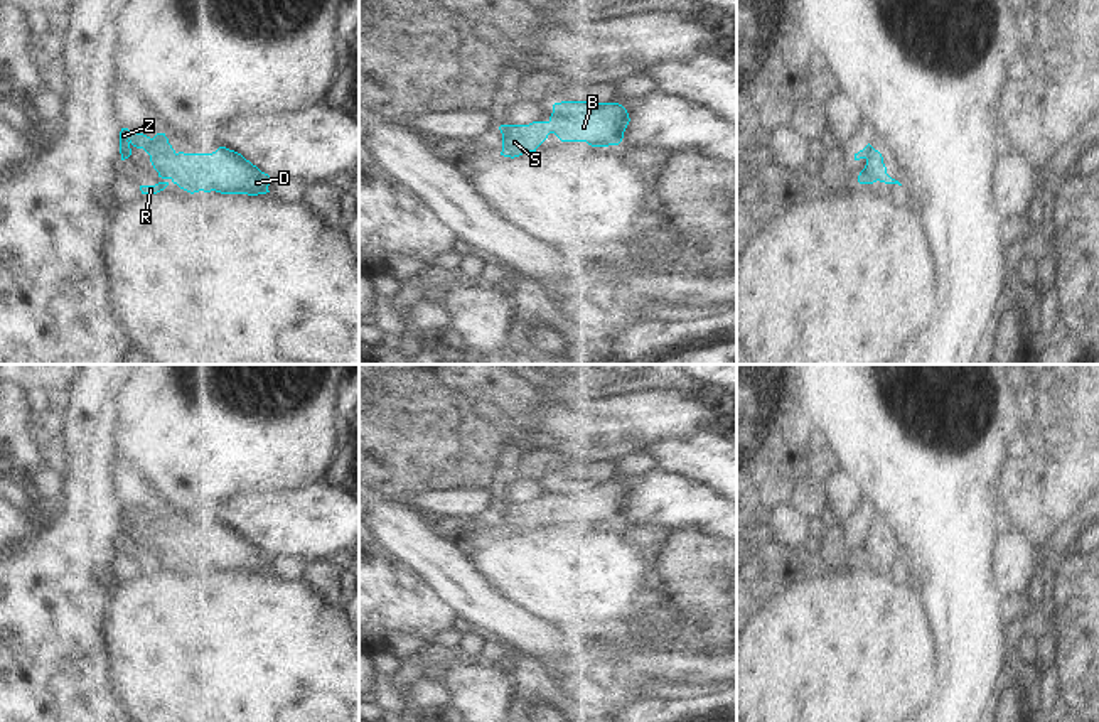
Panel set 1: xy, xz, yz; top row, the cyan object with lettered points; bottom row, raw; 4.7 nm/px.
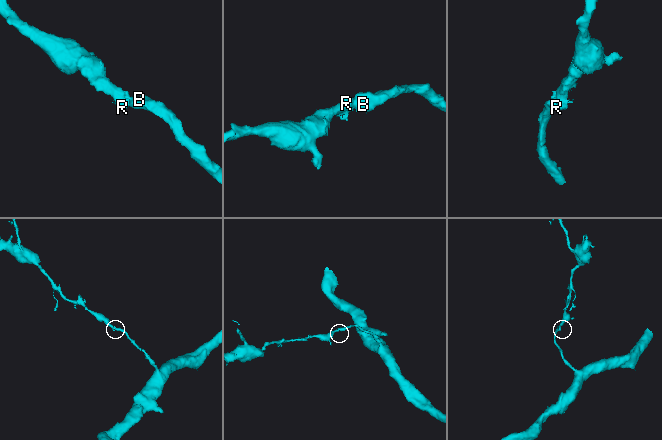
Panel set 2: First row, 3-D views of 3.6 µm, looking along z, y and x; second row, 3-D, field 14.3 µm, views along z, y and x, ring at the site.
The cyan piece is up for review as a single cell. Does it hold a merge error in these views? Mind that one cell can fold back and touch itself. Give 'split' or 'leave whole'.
leave whole

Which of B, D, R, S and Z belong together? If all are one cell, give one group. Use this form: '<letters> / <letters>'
B D R S Z

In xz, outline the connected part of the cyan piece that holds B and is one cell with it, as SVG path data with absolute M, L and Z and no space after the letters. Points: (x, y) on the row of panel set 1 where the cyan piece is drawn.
M561 101L553 105L548 121L501 125L504 157L519 157L555 133L561 142L587 142L592 147L619 145L630 118L619 103Z

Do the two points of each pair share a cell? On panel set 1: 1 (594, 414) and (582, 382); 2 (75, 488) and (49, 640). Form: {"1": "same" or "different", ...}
{"1": "different", "2": "same"}

